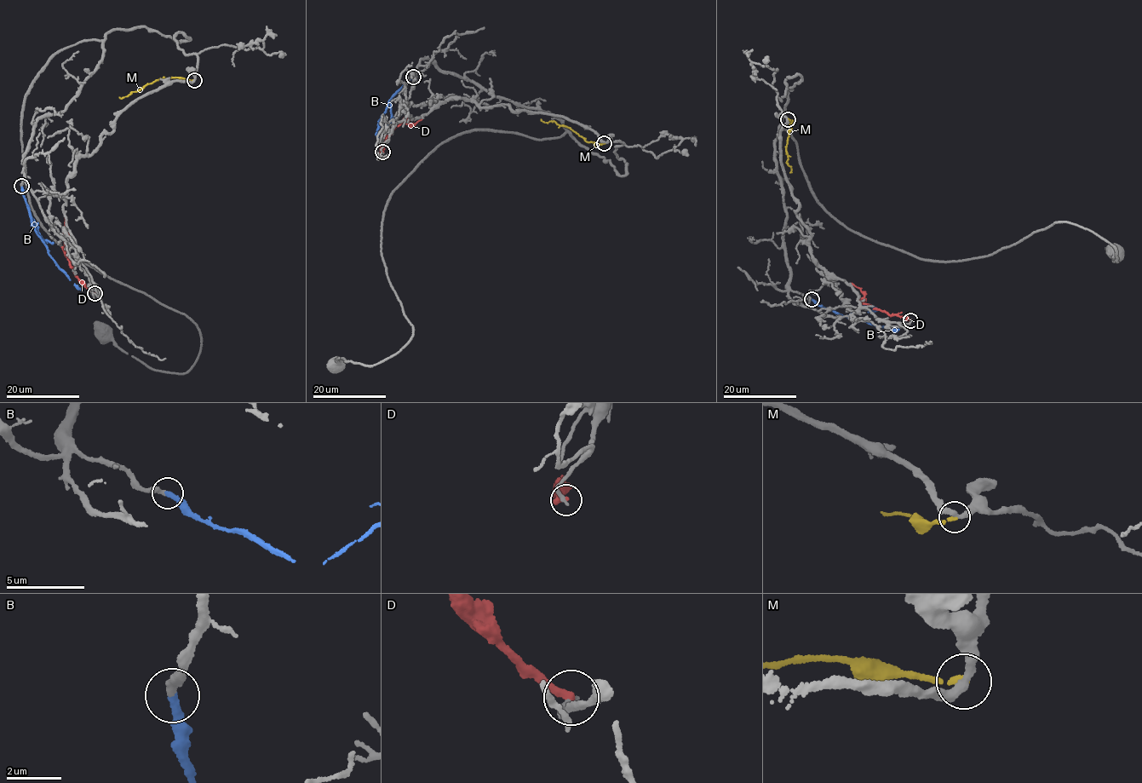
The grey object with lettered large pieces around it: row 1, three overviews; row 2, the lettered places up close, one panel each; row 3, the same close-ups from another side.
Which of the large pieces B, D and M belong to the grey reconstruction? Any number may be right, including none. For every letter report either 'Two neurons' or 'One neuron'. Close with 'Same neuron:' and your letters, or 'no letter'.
B: One neuron
D: Two neurons
M: Two neurons
Same neuron: B

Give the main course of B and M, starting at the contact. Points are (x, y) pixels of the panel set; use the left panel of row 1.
B: (21, 186), (31, 225), (50, 256), (82, 290)
M: (194, 80), (163, 77), (125, 97), (119, 97)

